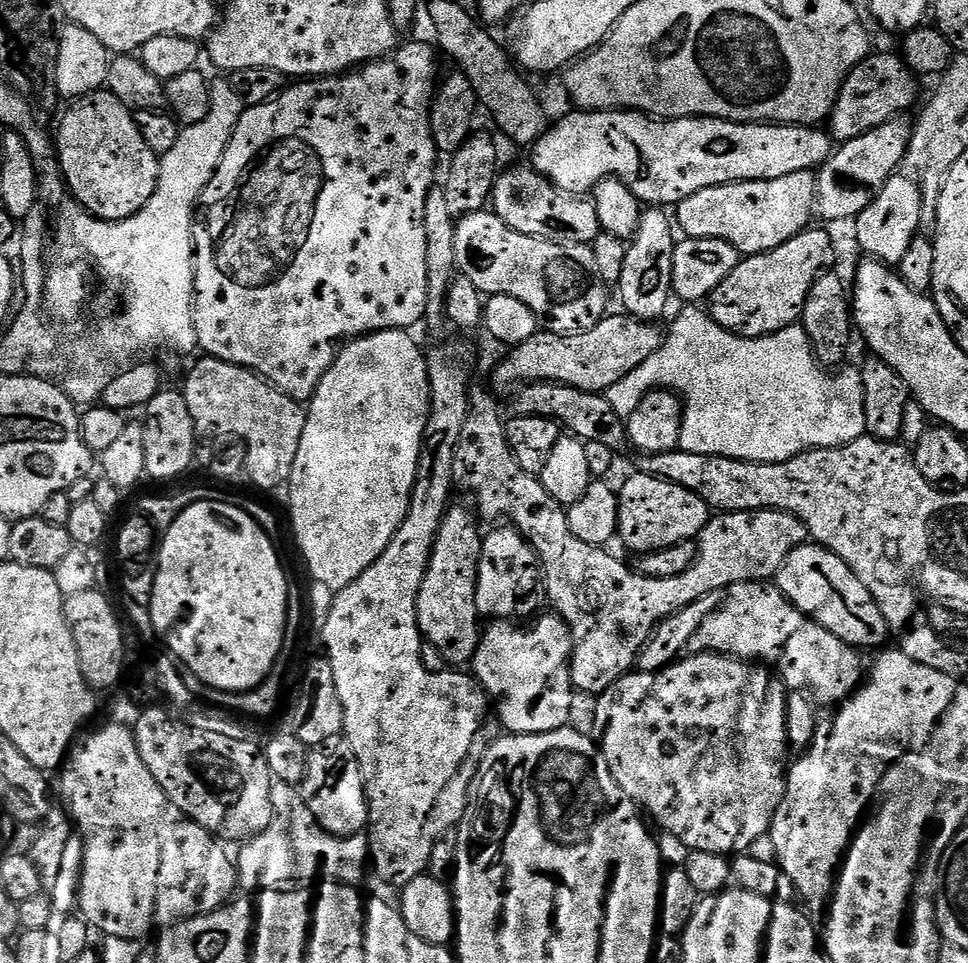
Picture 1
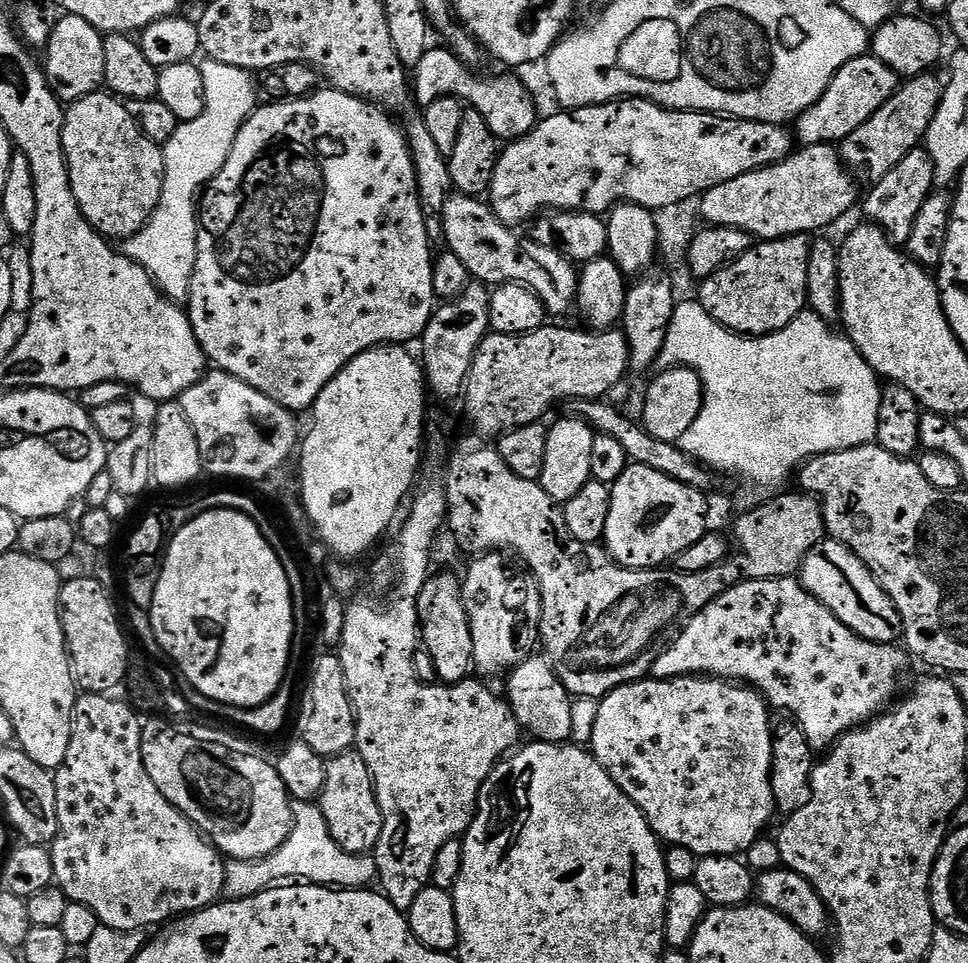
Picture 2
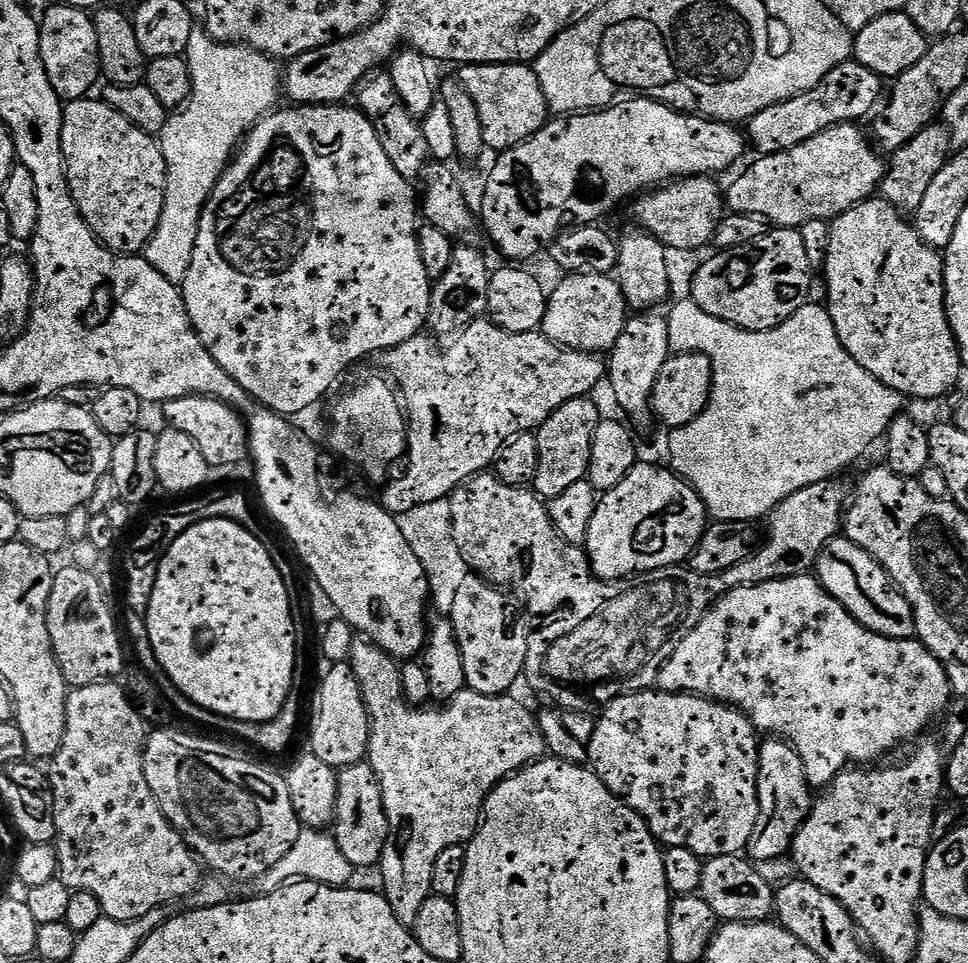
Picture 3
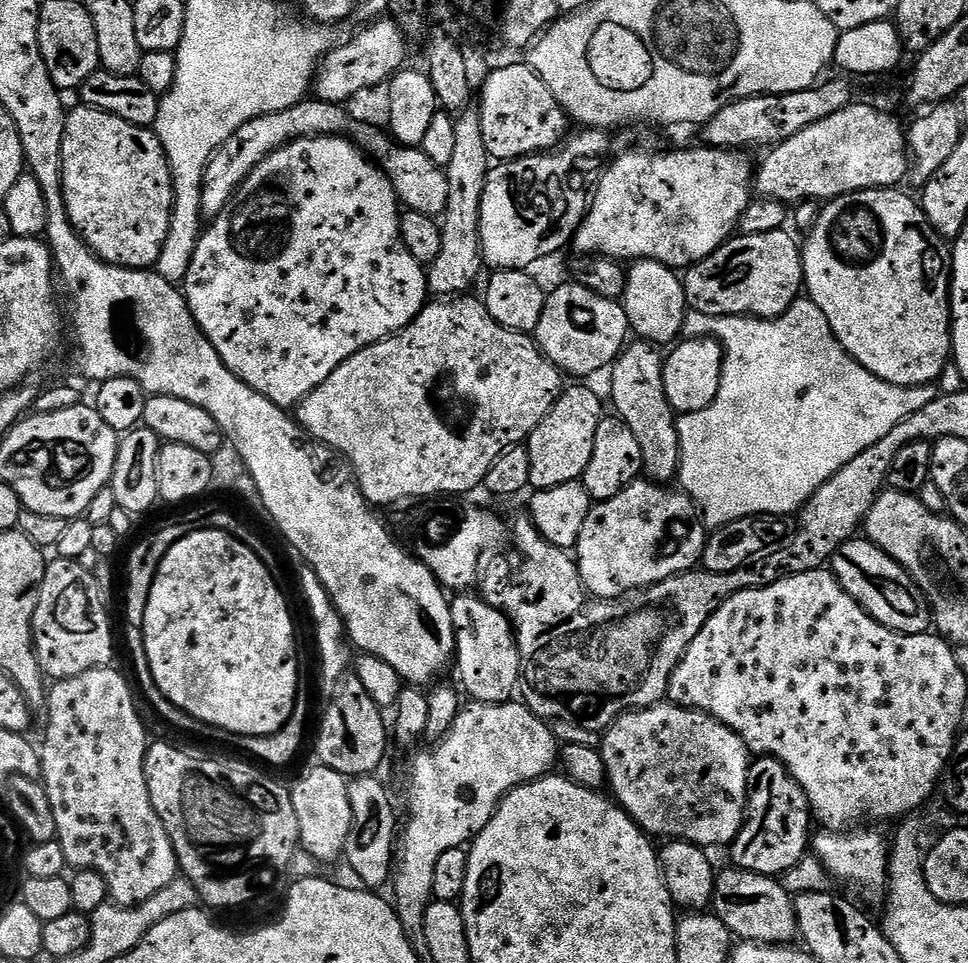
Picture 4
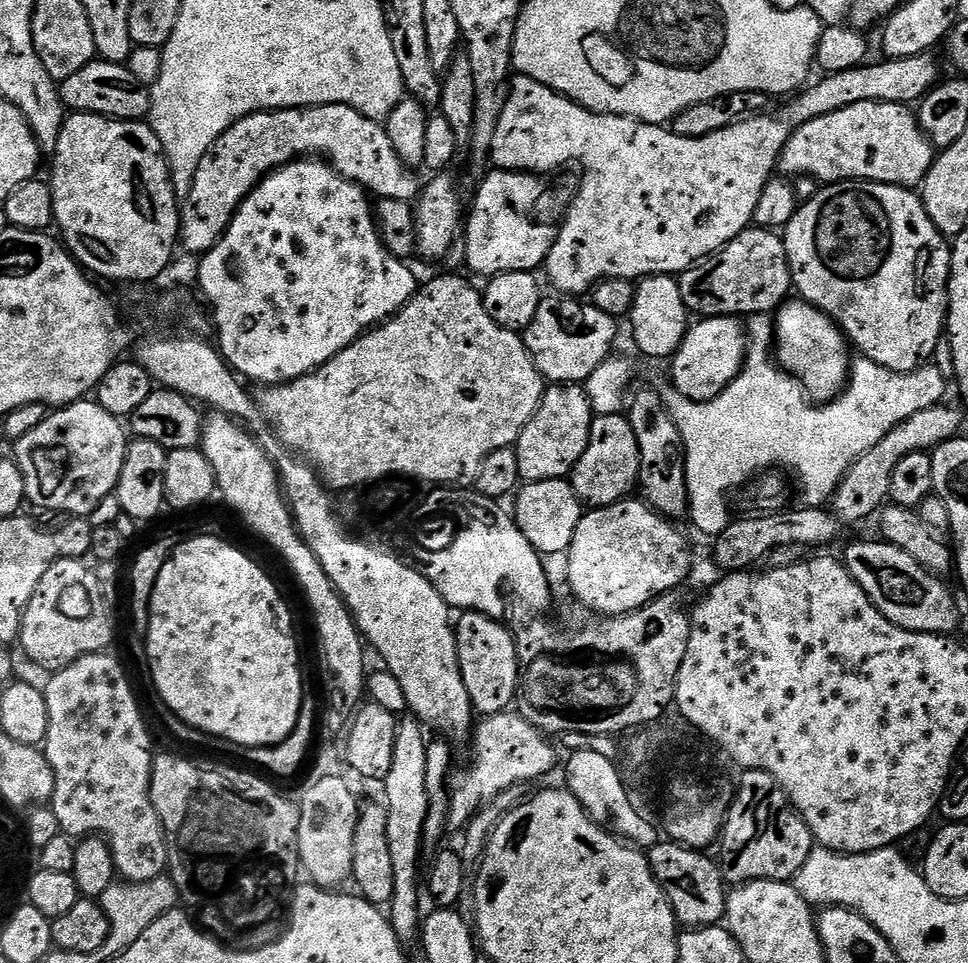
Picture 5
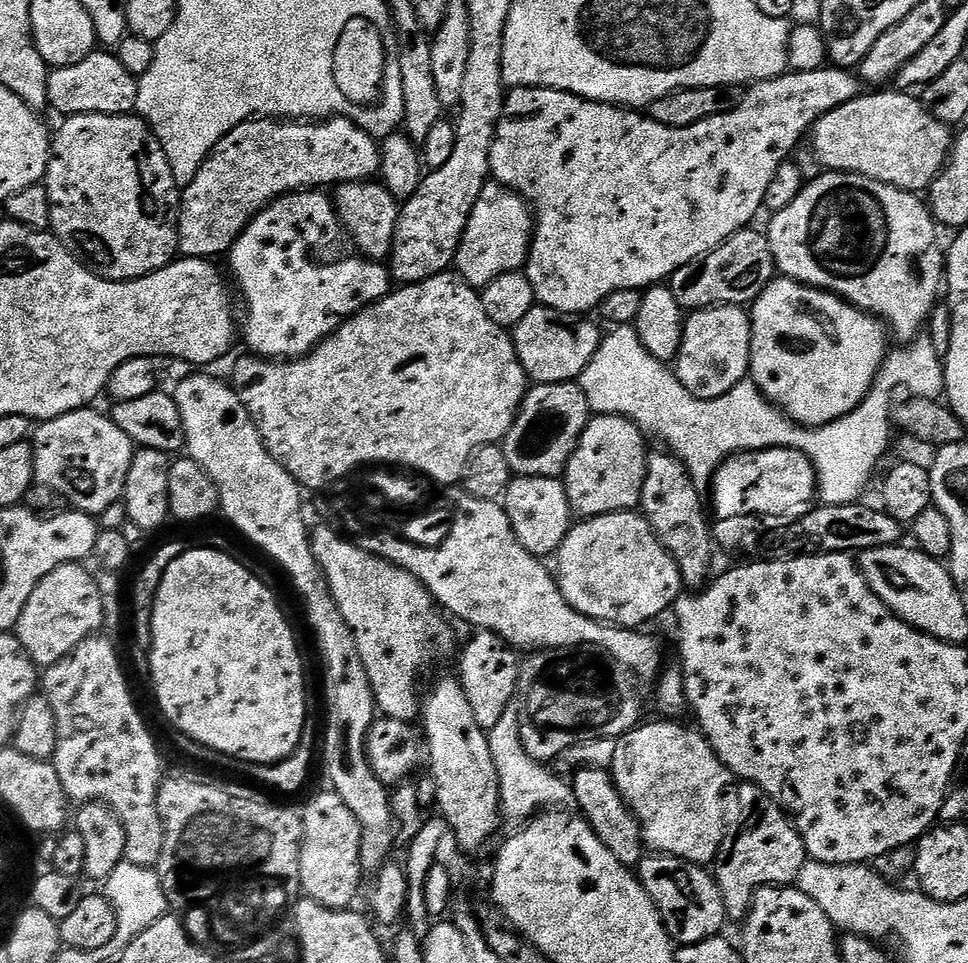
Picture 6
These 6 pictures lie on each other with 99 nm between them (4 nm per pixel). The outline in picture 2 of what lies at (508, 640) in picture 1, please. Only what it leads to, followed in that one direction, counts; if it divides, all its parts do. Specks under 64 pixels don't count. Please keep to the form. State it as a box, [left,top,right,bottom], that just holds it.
[506,655,574,744]

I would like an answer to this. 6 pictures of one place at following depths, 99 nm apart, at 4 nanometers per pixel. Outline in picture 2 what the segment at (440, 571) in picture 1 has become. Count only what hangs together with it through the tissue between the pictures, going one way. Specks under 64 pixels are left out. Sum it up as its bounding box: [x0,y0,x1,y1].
[416,572,474,686]

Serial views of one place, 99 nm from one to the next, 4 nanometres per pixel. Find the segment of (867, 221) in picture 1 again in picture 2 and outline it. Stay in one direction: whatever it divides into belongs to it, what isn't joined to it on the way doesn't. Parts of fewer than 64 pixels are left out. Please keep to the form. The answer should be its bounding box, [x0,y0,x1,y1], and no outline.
[863,147,937,246]

